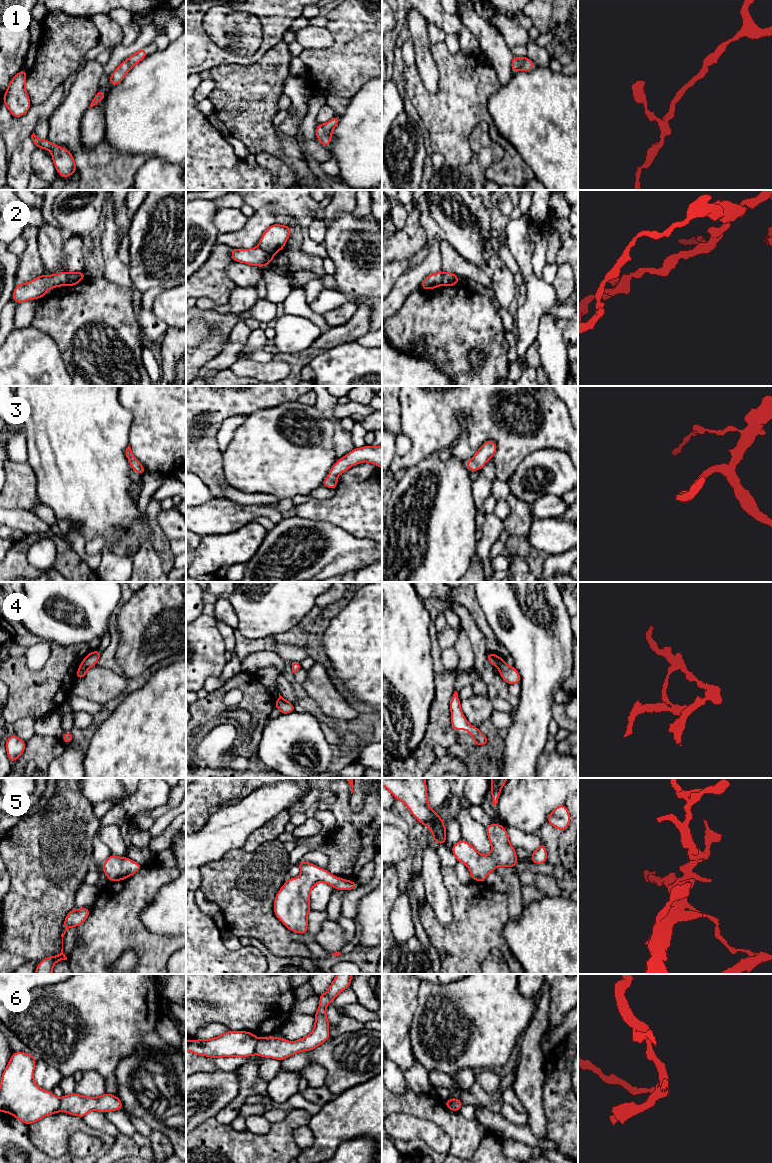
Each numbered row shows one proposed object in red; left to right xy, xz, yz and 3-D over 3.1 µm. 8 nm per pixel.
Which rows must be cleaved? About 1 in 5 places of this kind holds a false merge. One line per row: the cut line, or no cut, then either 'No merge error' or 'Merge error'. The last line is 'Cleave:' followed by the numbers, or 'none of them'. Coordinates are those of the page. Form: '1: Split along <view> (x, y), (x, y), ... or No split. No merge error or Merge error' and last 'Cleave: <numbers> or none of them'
1: No split. No merge error
2: Split along xz (258, 246), (272, 255). Merge error
3: No split. No merge error
4: Split along xy (81, 663), (89, 667). Merge error
5: No split. No merge error
6: Split along xz (259, 1039), (255, 1053). Merge error
Cleave: 2, 4, 6

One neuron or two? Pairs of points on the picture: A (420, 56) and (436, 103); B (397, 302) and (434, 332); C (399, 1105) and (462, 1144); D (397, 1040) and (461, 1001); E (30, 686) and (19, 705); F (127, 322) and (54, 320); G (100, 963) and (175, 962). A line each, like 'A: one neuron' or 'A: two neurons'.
A: two neurons
B: two neurons
C: one neuron
D: two neurons
E: one neuron
F: one neuron
G: two neurons

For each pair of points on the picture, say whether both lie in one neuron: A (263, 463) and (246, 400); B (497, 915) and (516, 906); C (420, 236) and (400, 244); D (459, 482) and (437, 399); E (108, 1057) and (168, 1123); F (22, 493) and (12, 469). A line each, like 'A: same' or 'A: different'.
A: different
B: different
C: same
D: different
E: different
F: same

